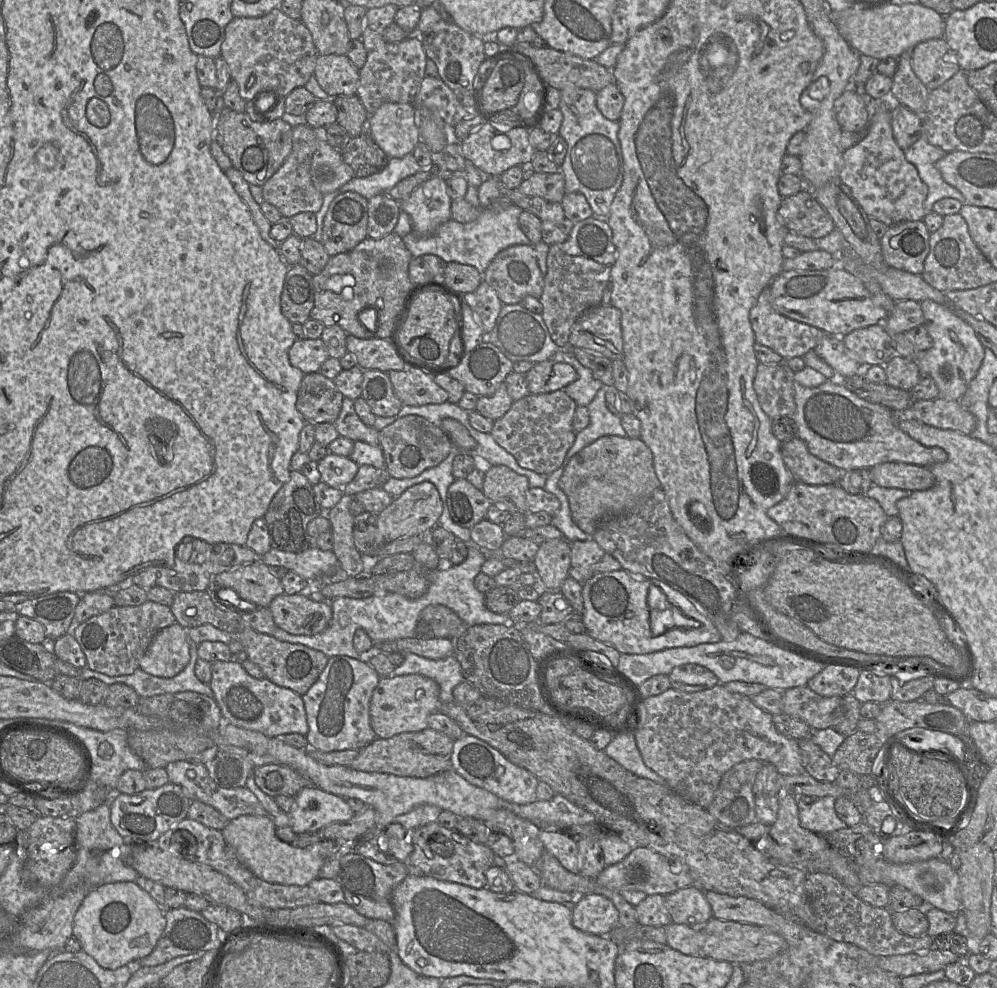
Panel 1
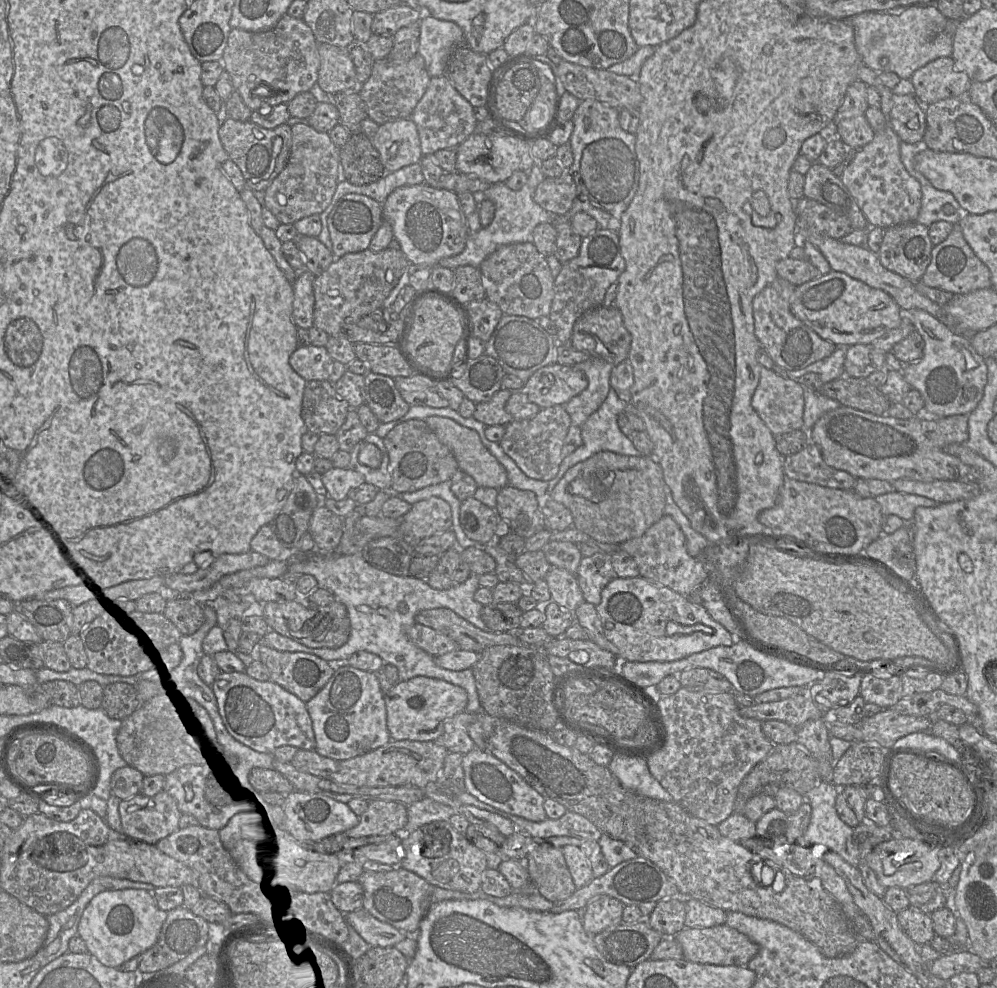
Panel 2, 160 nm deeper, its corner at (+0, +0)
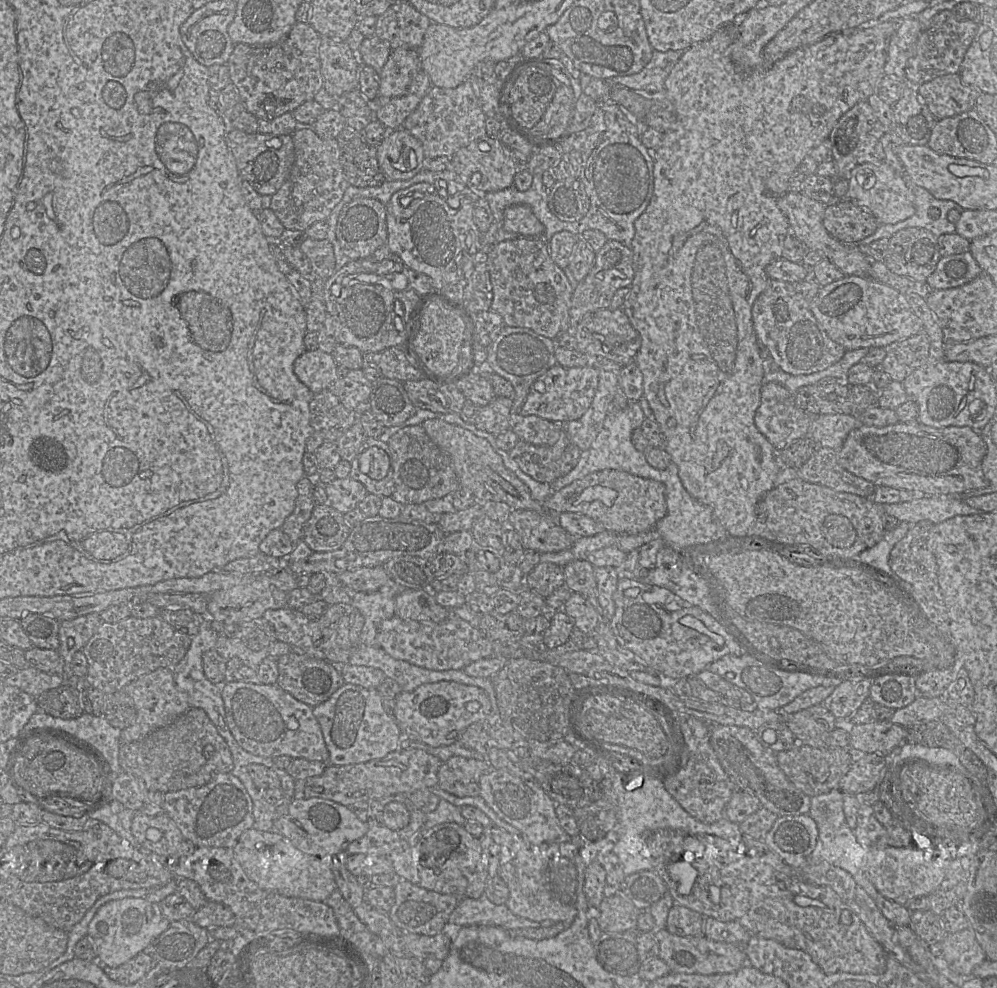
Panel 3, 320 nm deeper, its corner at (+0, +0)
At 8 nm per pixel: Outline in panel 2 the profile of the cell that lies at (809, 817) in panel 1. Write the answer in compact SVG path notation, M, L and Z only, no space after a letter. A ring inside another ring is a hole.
M822 781L804 796L812 812L802 841L797 843L806 848L816 844L824 845L849 864L858 867L860 851L852 841L854 828L844 823L836 811L839 791L832 782Z

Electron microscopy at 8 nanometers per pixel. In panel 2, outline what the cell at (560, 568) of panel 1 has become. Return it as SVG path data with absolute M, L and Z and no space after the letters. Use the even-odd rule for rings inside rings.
M552 566L545 580L549 587L552 601L563 609L574 612L585 601L574 574Z

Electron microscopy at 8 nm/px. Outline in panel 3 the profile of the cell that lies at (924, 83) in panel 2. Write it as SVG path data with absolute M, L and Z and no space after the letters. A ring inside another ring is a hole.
M960 72L936 77L917 86L921 100L936 120L974 109L980 91L962 82Z

